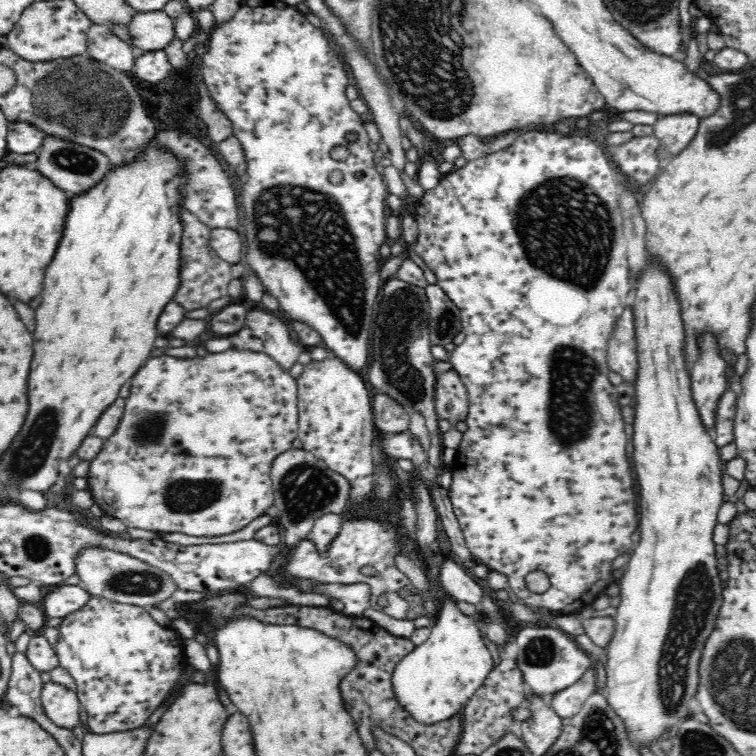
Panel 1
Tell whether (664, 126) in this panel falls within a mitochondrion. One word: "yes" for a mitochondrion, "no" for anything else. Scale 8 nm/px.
no

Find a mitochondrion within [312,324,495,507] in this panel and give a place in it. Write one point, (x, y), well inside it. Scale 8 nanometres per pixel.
(406, 381)

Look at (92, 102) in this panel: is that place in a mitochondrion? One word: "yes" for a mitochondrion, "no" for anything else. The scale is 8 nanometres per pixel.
yes

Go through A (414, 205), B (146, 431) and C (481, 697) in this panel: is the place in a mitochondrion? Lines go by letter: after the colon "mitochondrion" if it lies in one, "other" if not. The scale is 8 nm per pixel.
A: other
B: mitochondrion
C: other

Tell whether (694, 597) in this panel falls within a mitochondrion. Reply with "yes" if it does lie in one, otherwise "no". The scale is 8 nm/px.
yes

